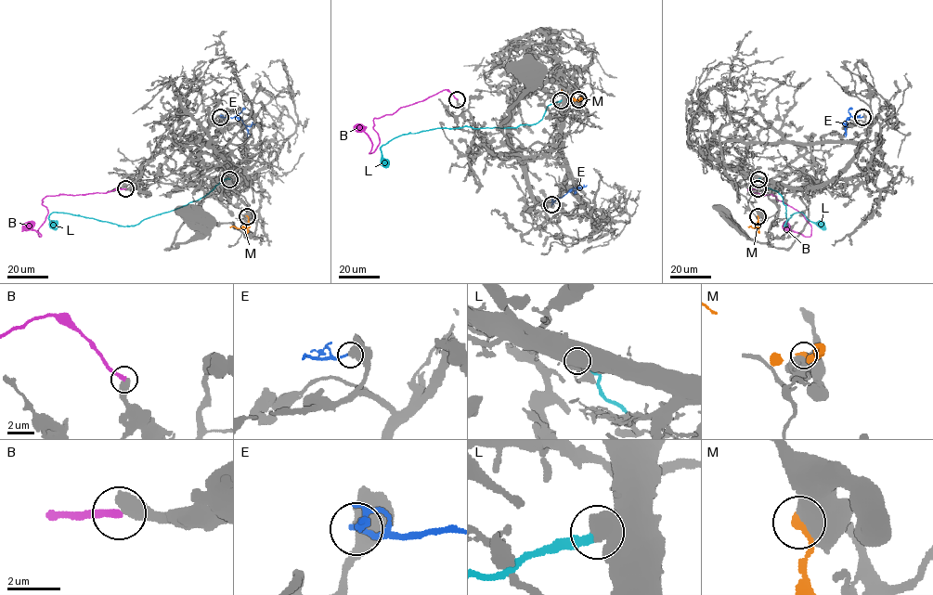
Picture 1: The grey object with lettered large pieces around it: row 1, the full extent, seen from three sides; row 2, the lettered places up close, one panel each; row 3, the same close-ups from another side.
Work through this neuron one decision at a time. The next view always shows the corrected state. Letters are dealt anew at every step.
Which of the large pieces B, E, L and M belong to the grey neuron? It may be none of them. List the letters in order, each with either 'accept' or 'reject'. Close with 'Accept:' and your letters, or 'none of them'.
B: reject
E: reject
L: reject
M: reject
Accept: none of them

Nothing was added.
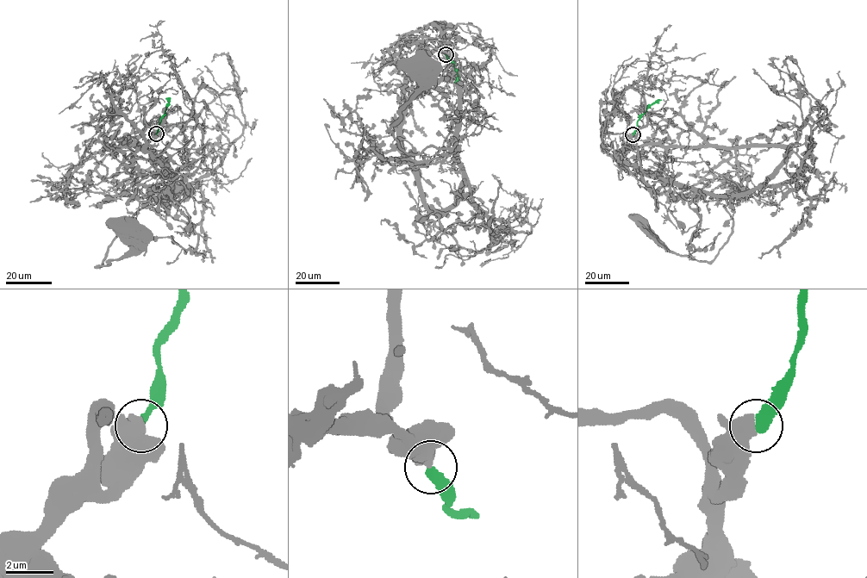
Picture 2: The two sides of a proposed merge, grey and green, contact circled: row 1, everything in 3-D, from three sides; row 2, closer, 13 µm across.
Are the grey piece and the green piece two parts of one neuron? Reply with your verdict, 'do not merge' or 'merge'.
merge

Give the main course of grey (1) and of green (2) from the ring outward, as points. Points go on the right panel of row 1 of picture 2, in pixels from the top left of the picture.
1: (633, 134), (623, 154), (631, 163), (675, 183), (721, 195), (732, 233), (706, 262), (670, 250), (643, 223)
2: (633, 134), (637, 121), (651, 104), (661, 99)

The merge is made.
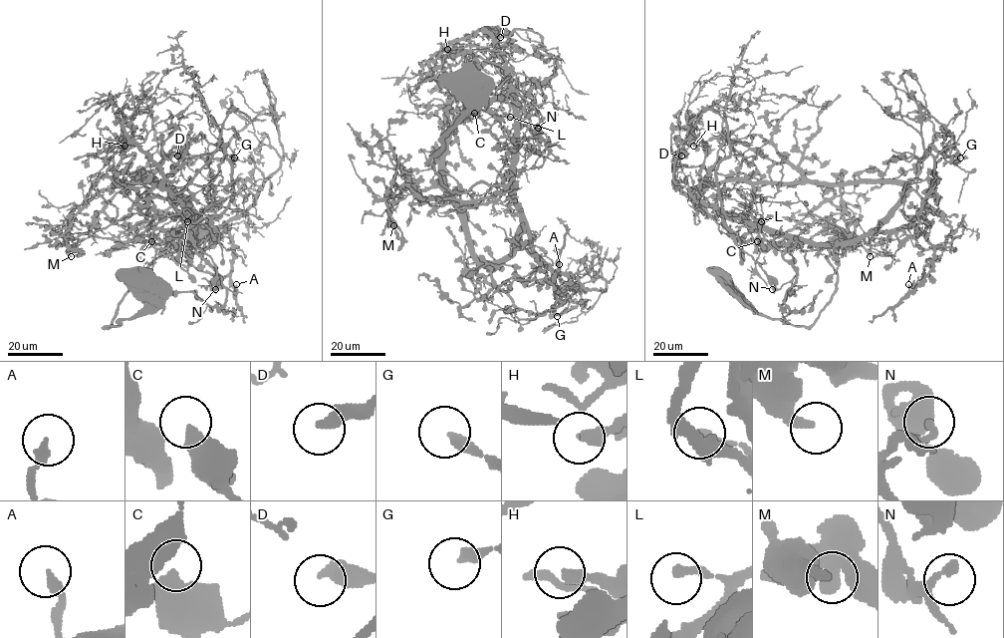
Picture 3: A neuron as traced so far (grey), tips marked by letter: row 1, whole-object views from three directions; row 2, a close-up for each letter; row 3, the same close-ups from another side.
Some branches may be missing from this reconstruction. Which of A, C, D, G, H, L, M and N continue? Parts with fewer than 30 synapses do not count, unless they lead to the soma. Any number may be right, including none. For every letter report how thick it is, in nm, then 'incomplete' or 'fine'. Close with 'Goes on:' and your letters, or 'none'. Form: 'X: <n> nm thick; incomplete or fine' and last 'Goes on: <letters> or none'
A: 260 nm thick; fine
C: 360 nm thick; fine
D: 380 nm thick; fine
G: 280 nm thick; fine
H: 240 nm thick; fine
L: 240 nm thick; incomplete
M: 300 nm thick; fine
N: 220 nm thick; fine
Goes on: L

